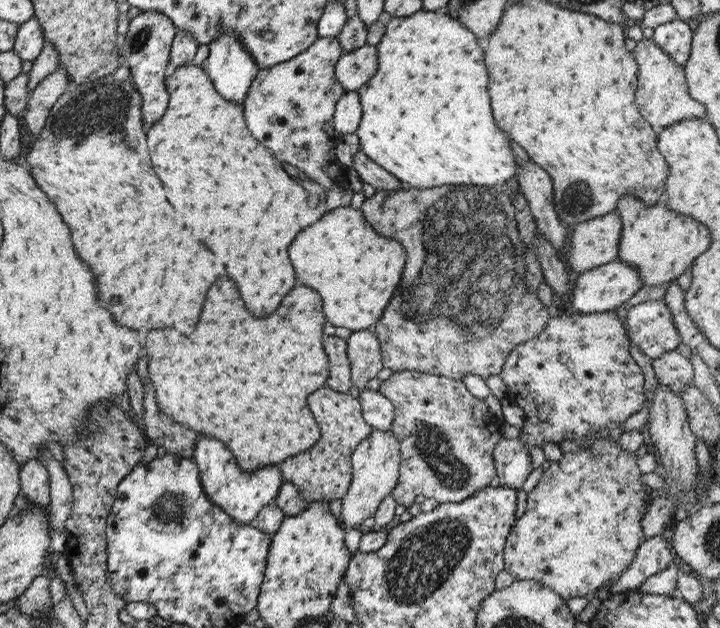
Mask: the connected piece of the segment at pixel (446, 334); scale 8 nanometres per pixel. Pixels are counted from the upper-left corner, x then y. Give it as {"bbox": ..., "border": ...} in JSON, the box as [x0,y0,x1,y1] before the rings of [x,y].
{"bbox":[359,182,552,380],"border":[[[505,182],[503,184],[495,184],[495,186],[491,187],[453,184],[441,186],[441,188],[429,188],[429,190],[417,190],[411,188],[411,186],[402,185],[399,190],[389,190],[389,192],[375,190],[369,198],[364,198],[359,209],[365,220],[377,234],[397,240],[405,250],[405,268],[403,268],[403,276],[401,276],[401,286],[397,286],[397,290],[393,290],[393,298],[389,298],[389,302],[385,306],[381,316],[372,326],[372,331],[377,336],[377,340],[379,340],[383,369],[391,369],[393,373],[416,371],[427,375],[459,380],[465,378],[465,375],[477,375],[481,379],[486,379],[488,376],[500,374],[501,366],[504,364],[508,353],[513,347],[520,345],[531,337],[537,337],[537,334],[545,329],[545,323],[549,321],[552,311],[547,309],[537,299],[535,293],[529,293],[529,290],[525,287],[525,283],[523,283],[523,274],[525,274],[523,248],[525,248],[525,245],[523,245],[523,241],[521,241],[517,232],[517,223],[515,223],[514,217],[515,209],[513,208],[511,198],[502,193],[505,190]]]}

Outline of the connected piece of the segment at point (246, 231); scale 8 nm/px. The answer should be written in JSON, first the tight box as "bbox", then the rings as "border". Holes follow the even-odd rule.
{"bbox":[133,63,327,318],"border":[[[188,63],[175,68],[165,79],[165,92],[168,96],[165,112],[145,132],[151,168],[167,204],[159,208],[157,216],[143,218],[143,224],[155,226],[153,230],[149,228],[147,232],[143,230],[137,234],[133,246],[149,246],[153,242],[149,250],[175,250],[175,246],[179,250],[185,244],[203,244],[211,254],[215,246],[221,246],[227,254],[223,258],[229,258],[225,262],[225,274],[235,282],[245,310],[249,310],[253,318],[269,316],[295,284],[287,246],[299,230],[319,220],[327,211],[326,191],[299,170],[290,170],[275,160],[271,152],[251,137],[243,120],[242,104],[223,100],[201,67]],[[173,214],[181,214],[181,226],[177,226],[177,218],[173,218]]]}

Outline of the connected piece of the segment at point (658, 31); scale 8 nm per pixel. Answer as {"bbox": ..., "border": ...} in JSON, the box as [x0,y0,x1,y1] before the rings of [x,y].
{"bbox":[652,19,692,67],"border":[[[675,19],[667,23],[661,23],[653,29],[652,40],[663,50],[679,67],[684,66],[690,53],[692,32],[689,26]]]}

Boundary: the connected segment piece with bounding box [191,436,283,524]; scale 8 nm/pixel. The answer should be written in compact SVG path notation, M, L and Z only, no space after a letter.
M199 436L199 440L195 440L191 459L199 472L203 495L217 508L225 510L225 514L229 514L229 518L237 524L249 524L261 507L277 497L283 482L277 465L263 466L253 472L241 470L235 464L233 454L227 450L225 444L213 438Z

